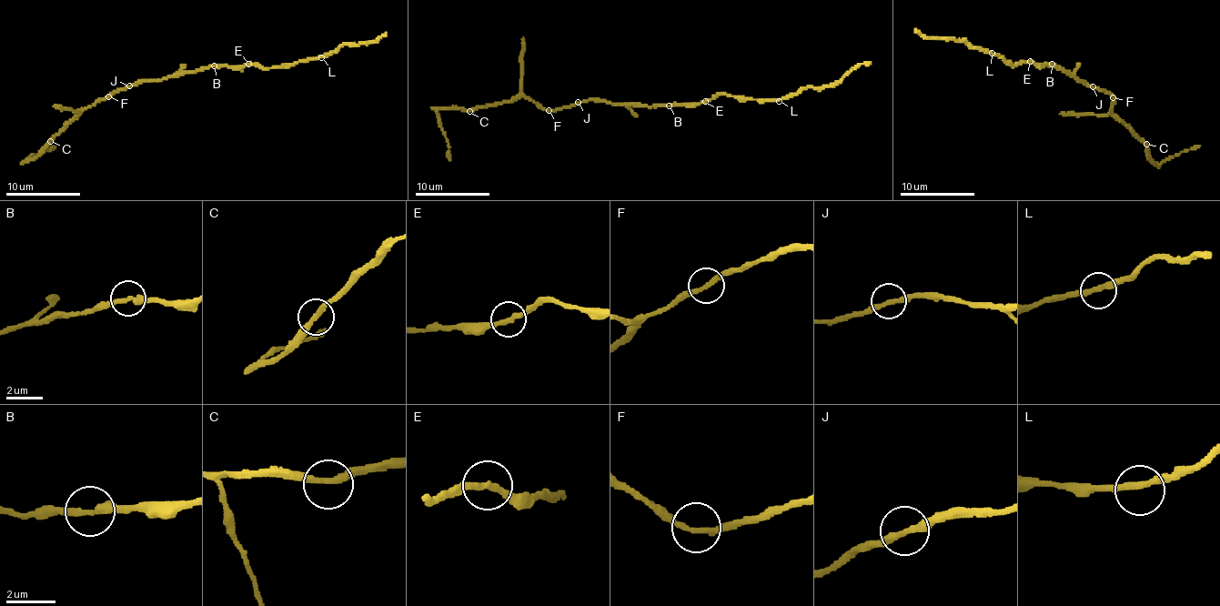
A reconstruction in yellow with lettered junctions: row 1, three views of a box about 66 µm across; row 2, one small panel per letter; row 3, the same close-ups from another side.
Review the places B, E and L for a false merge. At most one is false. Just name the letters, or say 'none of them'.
none of them

